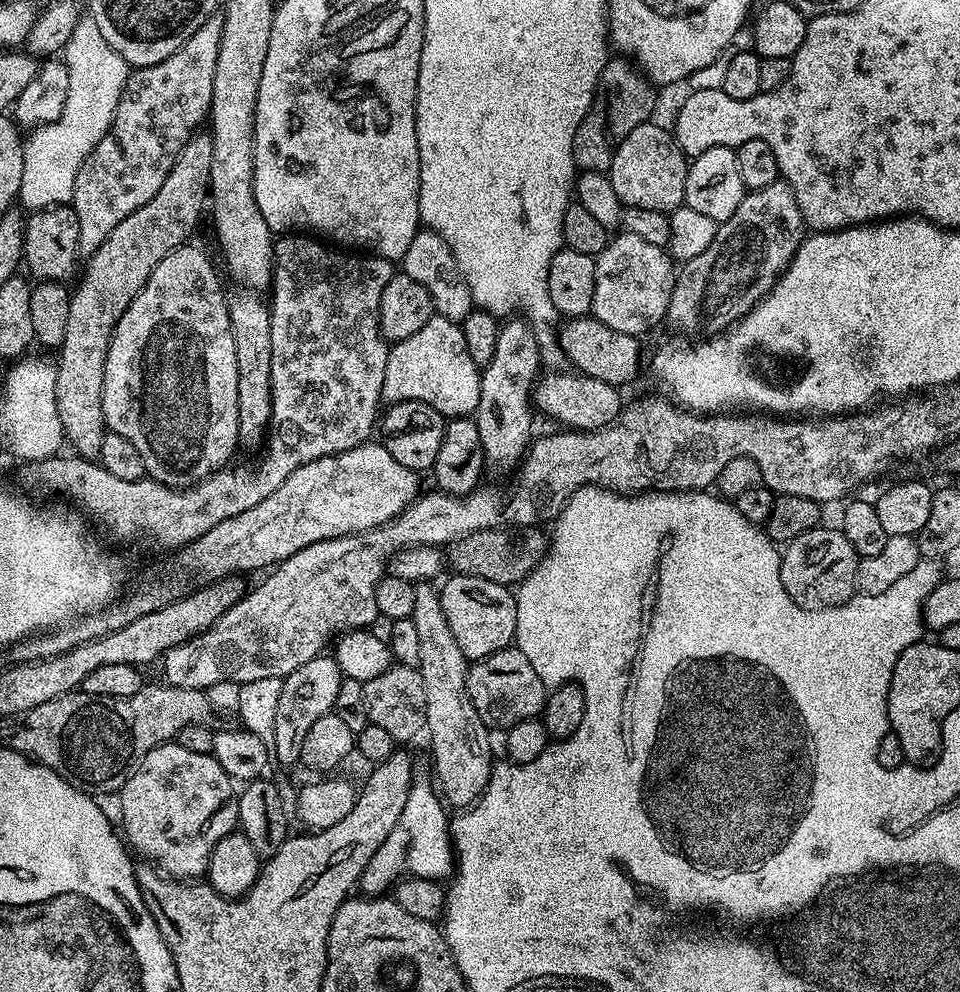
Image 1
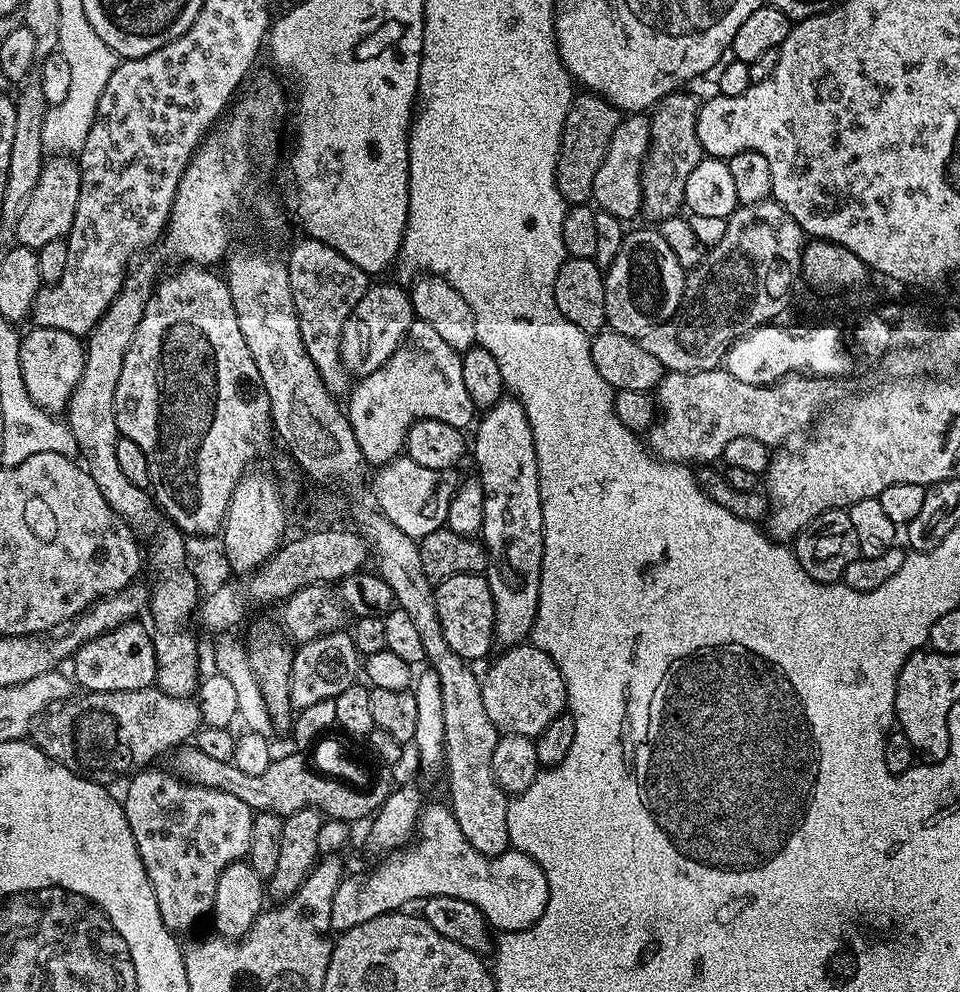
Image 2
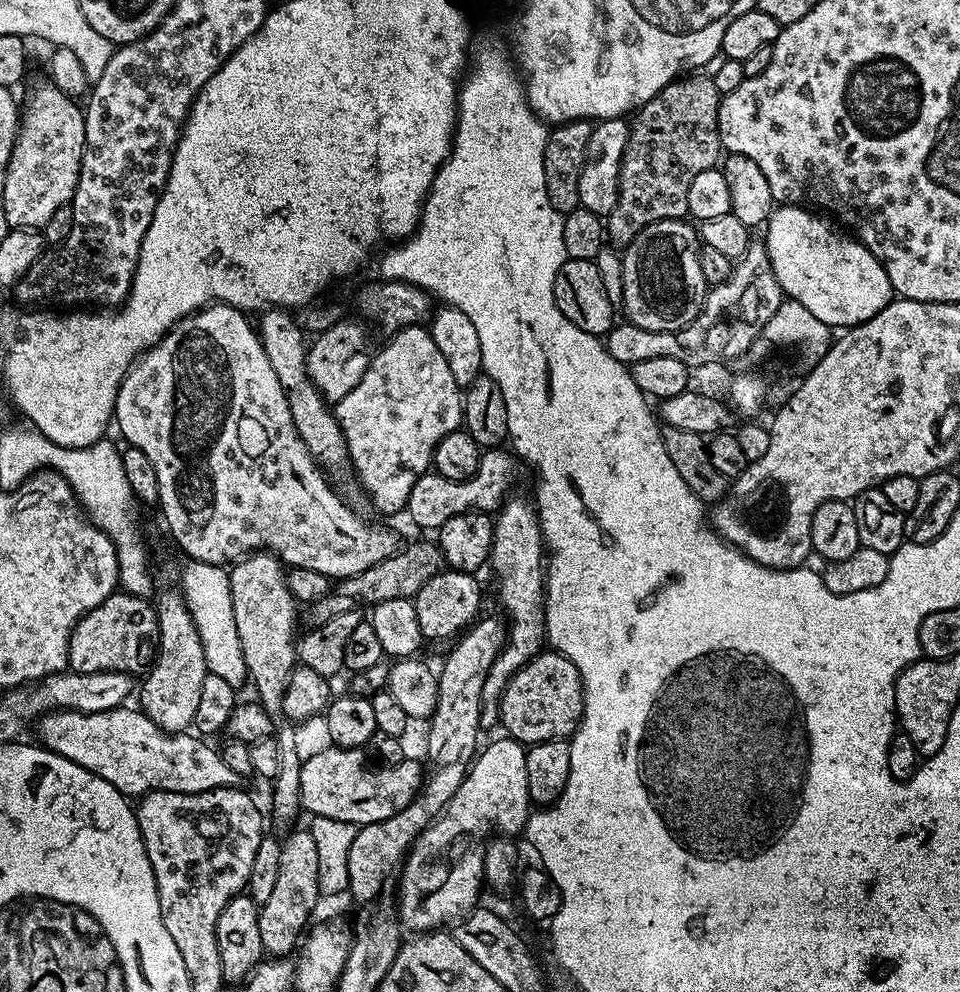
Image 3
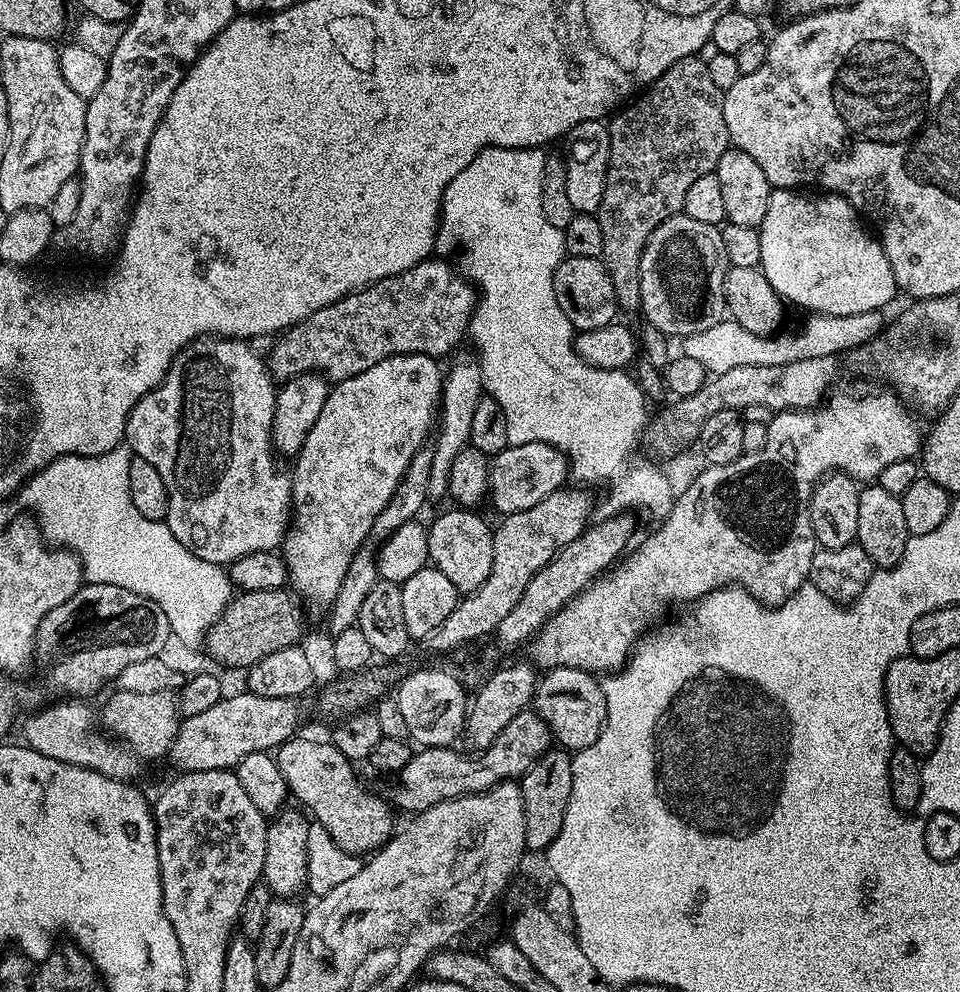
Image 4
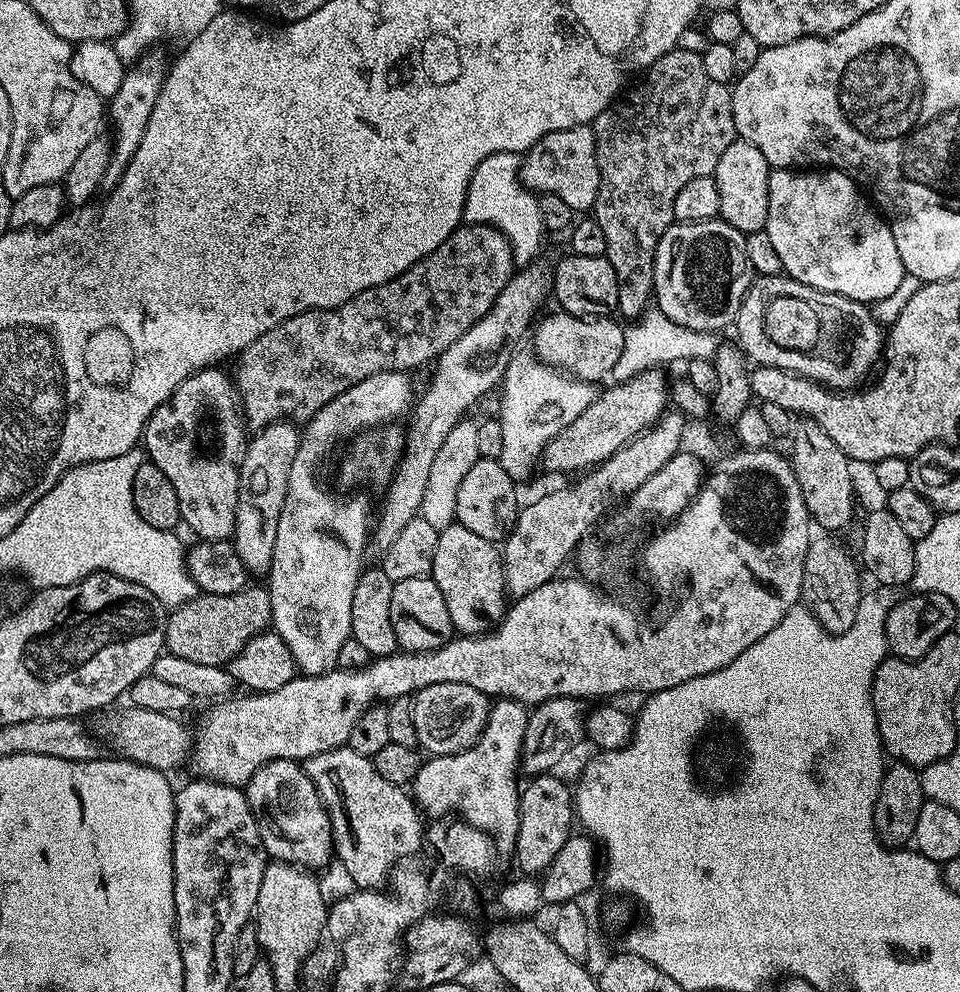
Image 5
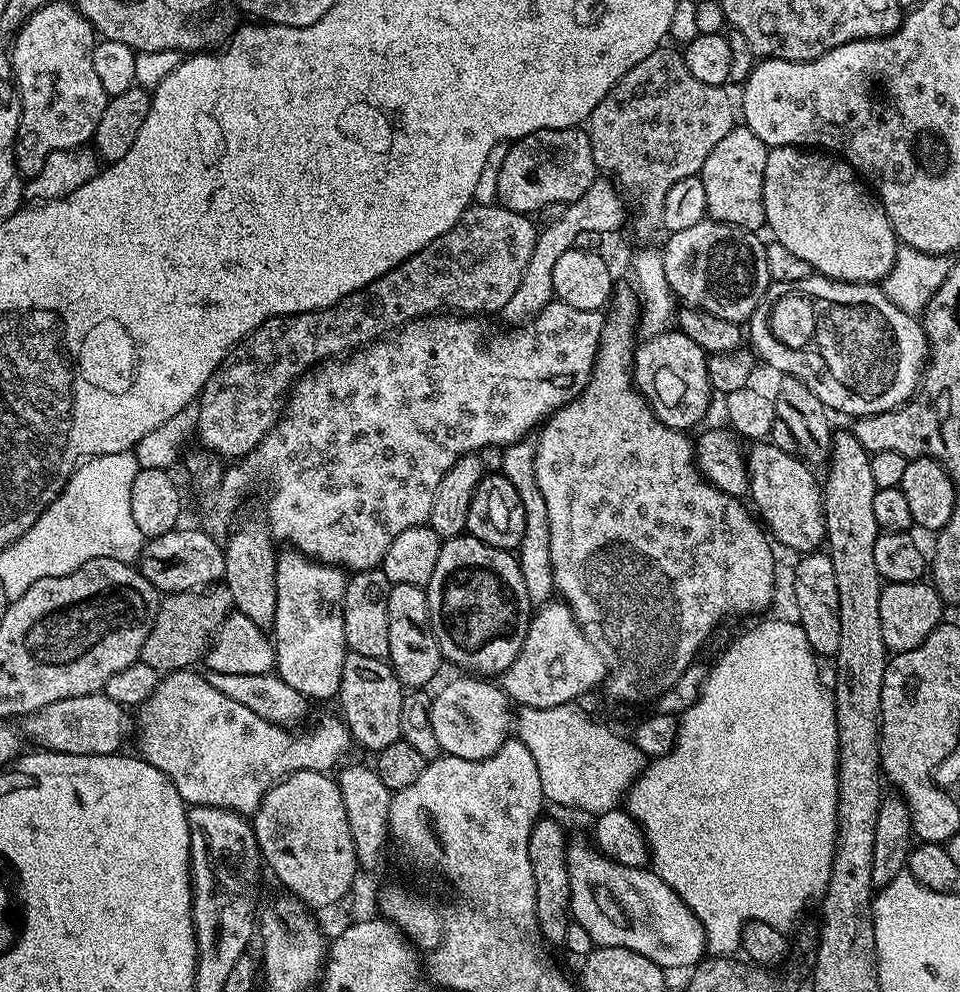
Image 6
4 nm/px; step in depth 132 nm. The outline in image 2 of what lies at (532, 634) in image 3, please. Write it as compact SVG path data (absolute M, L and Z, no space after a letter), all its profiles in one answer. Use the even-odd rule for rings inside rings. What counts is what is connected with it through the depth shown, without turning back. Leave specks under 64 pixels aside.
M502 399L479 420L475 425L476 445L473 448L471 445L470 452L476 455L478 479L484 491L484 521L480 532L488 554L486 579L494 598L494 640L497 645L504 644L500 646L515 646L531 637L538 614L544 553L538 458L532 427L519 400Z

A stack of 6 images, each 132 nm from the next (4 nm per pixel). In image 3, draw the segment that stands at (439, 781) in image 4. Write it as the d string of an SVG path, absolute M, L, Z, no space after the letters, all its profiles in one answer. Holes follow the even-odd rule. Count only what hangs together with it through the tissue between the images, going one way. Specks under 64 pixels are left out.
M327 746L321 752L305 759L300 766L300 806L305 813L312 816L325 816L338 819L339 822L352 823L357 826L382 822L386 818L394 818L398 810L410 806L410 802L420 793L420 786L424 782L425 769L411 758L399 760L396 764L380 766L375 772L372 768L364 768L360 761L361 753L355 748L338 748Z

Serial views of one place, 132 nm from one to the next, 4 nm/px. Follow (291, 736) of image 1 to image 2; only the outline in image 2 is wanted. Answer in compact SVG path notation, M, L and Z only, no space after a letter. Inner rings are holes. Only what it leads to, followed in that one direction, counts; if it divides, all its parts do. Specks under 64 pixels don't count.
M337 630L324 636L314 638L306 644L299 645L292 657L290 670L290 698L293 709L301 710L314 706L323 700L335 700L337 696L349 691L356 680L356 672L361 671L362 657L347 631Z

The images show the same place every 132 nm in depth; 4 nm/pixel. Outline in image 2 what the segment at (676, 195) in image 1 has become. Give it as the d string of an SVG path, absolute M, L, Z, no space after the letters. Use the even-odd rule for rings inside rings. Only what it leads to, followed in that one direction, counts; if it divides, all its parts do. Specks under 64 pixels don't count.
M628 114L621 119L618 130L614 130L614 138L610 138L610 146L606 150L606 158L602 158L602 166L598 166L598 175L594 178L592 200L595 207L602 212L614 214L622 222L629 222L641 215L642 206L642 166L648 157L650 146L651 119L644 114Z

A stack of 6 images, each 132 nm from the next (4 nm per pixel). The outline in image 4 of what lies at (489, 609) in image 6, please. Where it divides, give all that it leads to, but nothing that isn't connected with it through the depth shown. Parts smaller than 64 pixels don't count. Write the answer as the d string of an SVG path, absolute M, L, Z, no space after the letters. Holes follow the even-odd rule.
M452 506L449 512L444 512L433 524L427 525L428 559L462 594L478 590L482 582L490 575L490 566L494 562L494 542L492 541L493 525L487 524L480 517L481 513L459 506Z

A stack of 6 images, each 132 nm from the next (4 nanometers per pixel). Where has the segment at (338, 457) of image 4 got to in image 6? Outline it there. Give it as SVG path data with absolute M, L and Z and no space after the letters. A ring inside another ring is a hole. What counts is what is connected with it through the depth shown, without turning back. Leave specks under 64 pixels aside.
M299 550L281 551L276 557L276 609L270 632L276 645L275 675L286 686L298 690L305 698L326 700L340 690L342 662L346 655L344 633L344 586L346 576L339 567L328 562L317 562Z

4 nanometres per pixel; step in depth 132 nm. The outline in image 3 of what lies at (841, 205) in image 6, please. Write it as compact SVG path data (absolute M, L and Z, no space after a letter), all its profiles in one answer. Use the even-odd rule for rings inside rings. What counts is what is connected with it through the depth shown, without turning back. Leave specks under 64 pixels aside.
M799 204L777 207L766 225L768 257L787 299L806 306L829 329L847 330L874 318L894 299L892 283L879 258L855 235L845 234L831 219L823 218L828 219Z

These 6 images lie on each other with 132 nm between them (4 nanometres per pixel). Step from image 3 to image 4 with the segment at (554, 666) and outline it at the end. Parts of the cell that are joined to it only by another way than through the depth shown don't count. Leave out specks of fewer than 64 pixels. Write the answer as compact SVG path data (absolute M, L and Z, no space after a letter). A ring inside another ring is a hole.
M581 668L547 669L536 682L534 710L542 718L542 722L546 722L546 726L552 732L553 741L561 749L572 754L581 752L586 746L594 746L594 742L598 742L601 730L604 729L604 719L606 718L604 685L593 673L583 672Z

